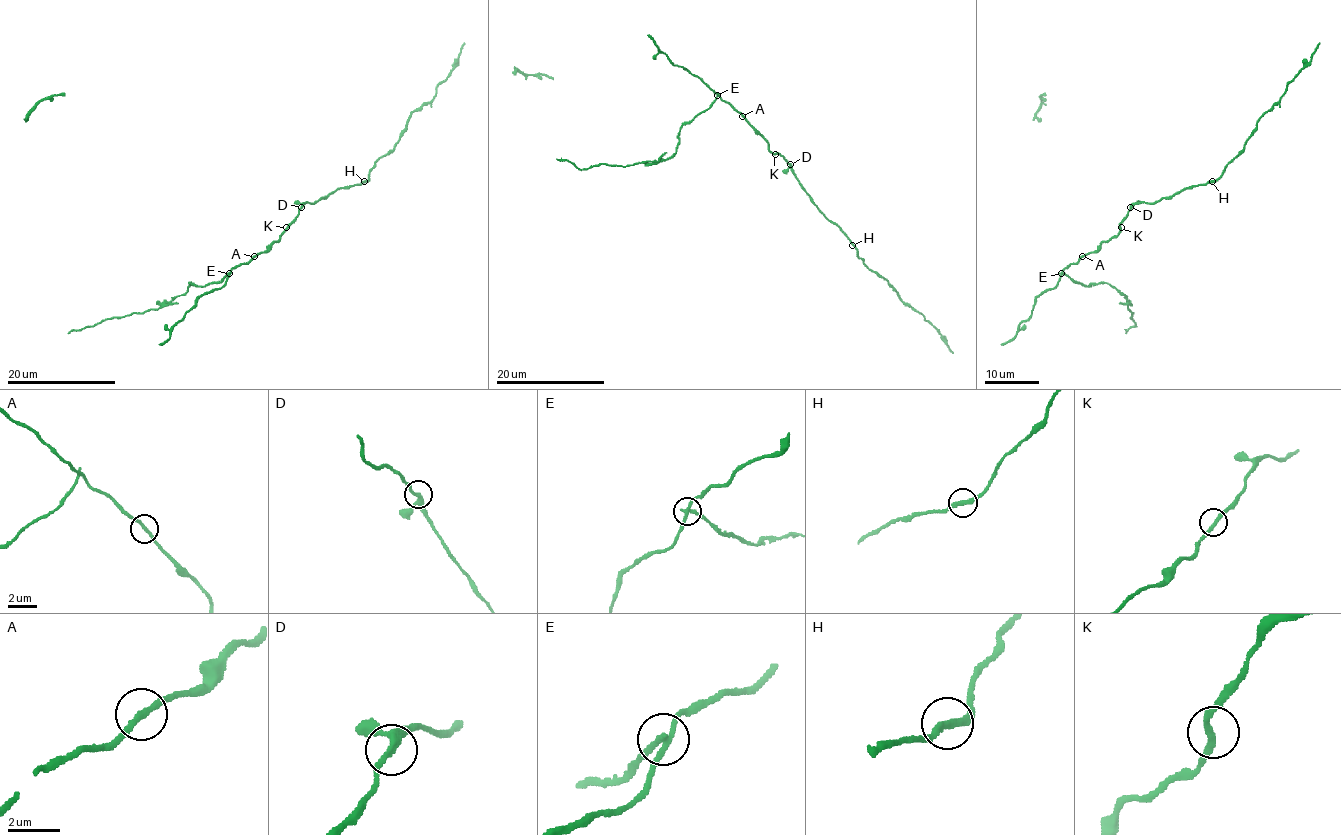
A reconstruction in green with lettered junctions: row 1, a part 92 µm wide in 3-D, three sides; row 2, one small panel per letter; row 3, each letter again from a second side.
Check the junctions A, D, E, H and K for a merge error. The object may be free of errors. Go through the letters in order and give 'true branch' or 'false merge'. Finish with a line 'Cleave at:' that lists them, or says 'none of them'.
A: true branch
D: true branch
E: false merge
H: true branch
K: true branch
Cleave at: E

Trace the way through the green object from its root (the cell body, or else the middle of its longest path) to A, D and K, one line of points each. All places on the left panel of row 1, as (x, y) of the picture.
A: (218, 282), (254, 256)
D: (218, 282), (234, 267), (245, 264), (277, 241), (301, 207)
K: (218, 282), (234, 267), (264, 252), (286, 227)

